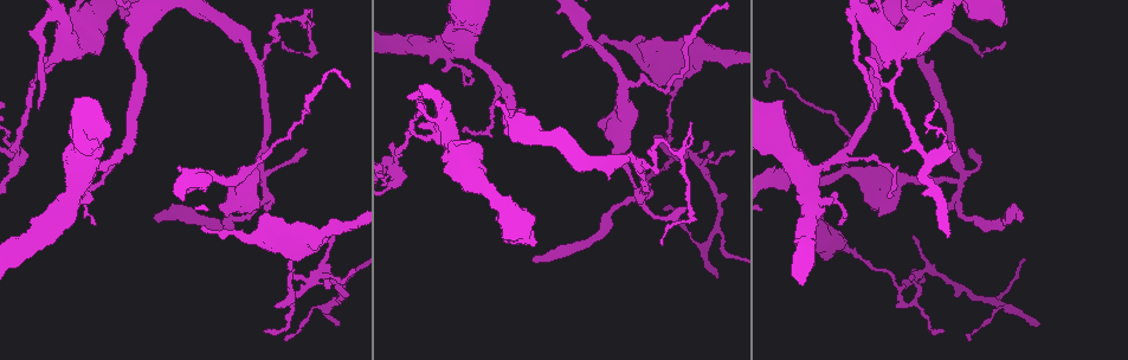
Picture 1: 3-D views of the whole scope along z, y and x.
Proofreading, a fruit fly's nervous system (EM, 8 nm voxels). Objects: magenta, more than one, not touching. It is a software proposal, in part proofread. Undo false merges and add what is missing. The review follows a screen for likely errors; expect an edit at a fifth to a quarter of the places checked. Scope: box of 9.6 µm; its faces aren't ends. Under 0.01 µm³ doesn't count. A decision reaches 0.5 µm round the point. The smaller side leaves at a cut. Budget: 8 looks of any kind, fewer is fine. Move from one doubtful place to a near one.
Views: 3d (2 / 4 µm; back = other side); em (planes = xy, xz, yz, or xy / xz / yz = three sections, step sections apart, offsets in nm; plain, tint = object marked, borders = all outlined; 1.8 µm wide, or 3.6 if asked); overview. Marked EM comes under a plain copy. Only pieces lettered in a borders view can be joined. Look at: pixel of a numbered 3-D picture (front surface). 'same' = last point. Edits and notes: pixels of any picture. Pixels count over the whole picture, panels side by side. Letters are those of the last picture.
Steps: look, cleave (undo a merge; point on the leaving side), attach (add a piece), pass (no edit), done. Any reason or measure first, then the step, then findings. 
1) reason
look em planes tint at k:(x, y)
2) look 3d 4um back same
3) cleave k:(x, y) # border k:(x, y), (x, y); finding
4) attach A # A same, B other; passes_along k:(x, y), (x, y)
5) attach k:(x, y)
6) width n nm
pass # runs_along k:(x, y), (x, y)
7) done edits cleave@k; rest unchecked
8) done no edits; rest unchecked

four or more arms meet
look 3d 4um at 1:(958, 182)

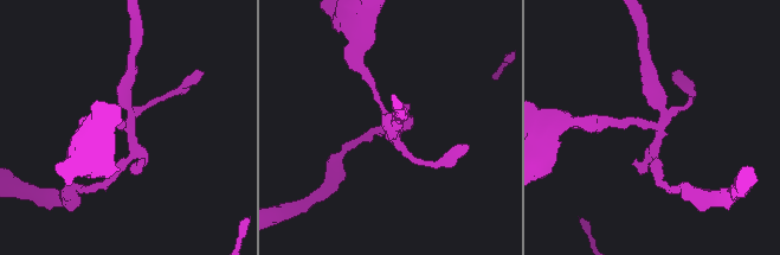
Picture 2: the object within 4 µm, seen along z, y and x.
now the EM
look em 3.6um planes borders at 2:(658, 128)

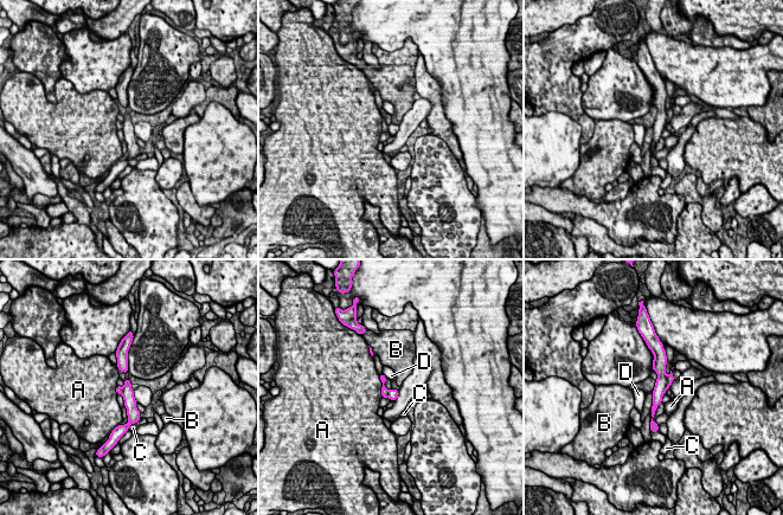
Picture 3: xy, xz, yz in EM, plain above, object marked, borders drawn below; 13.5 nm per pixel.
cleave 3:(669, 378) # A other, B other, C other, D other; part_leaving 3:(382, 375), (385, 396); two cells meet here

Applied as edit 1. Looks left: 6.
see it whole again
look overview

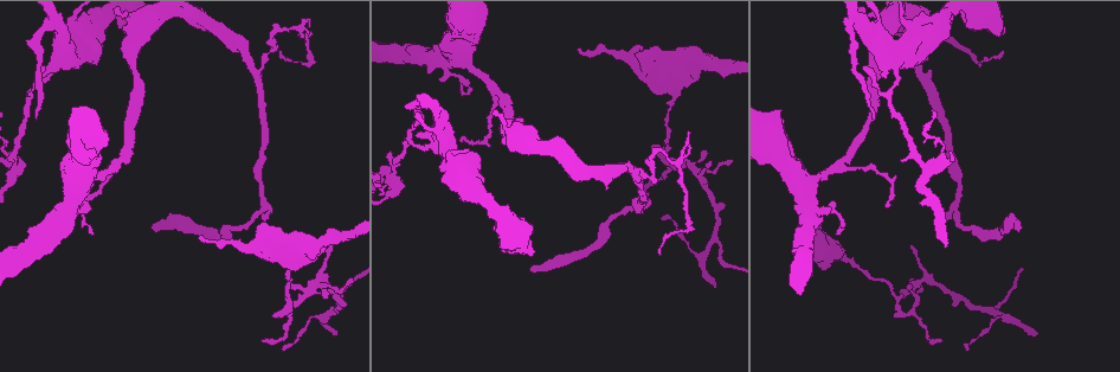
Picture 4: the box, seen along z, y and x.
calibre changes
look em planes borders at 4:(255, 70)

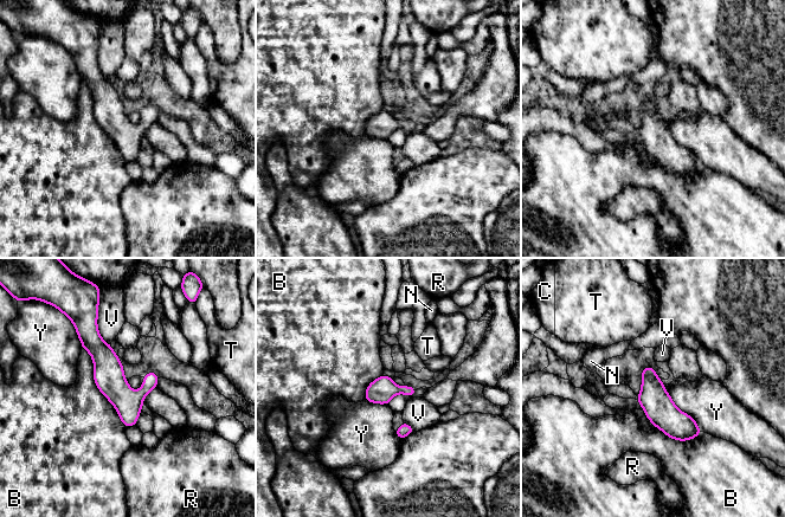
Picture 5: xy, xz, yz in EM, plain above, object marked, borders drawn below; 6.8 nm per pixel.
longest_contact B 600 nm
pass # B other, C other, N other, R other, T other, V other, Y other; all the same cell

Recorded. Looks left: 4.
calibre changes
look em planes borders at 4:(450, 151)

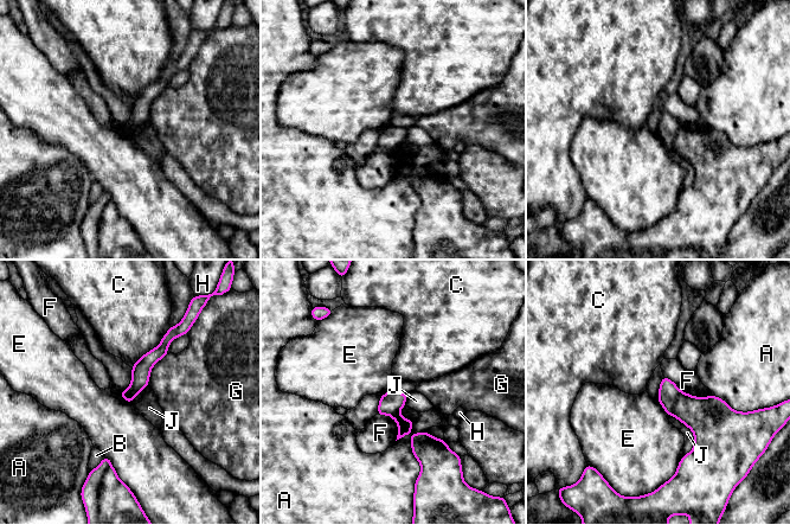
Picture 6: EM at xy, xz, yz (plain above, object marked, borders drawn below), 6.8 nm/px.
width 130 nm
cleave 6:(668, 391) # A other, B other, C other, E other, F other, G other, H other, J other; part_leaving 6:(168, 334), (127, 398); a second cell is stuck on

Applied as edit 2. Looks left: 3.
done edits cleave@3, cleave@6; rest unchecked

